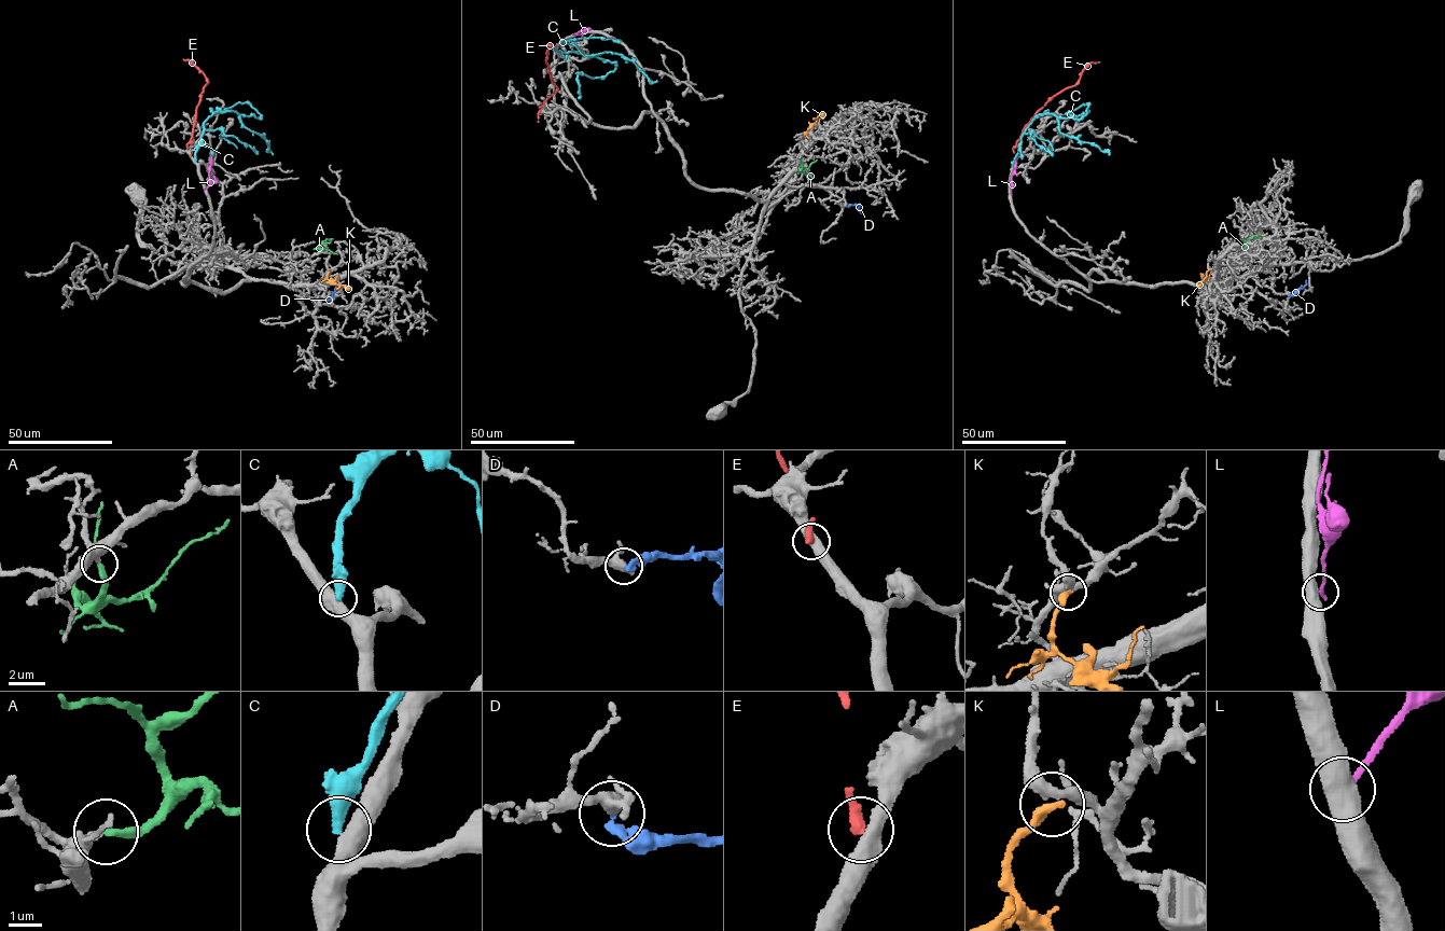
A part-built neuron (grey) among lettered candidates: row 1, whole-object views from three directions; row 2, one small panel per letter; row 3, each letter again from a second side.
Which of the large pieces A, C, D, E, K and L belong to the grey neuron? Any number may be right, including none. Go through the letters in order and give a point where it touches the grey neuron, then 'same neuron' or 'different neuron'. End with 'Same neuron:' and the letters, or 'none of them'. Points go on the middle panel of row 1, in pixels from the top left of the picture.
A: contact (802, 165); same neuron
C: contact (563, 40); different neuron
D: contact (847, 206); different neuron
E: contact (558, 44); different neuron
K: contact (804, 134); different neuron
L: contact (584, 32); different neuron
Same neuron: A

